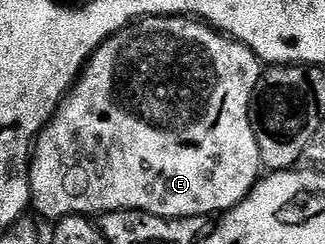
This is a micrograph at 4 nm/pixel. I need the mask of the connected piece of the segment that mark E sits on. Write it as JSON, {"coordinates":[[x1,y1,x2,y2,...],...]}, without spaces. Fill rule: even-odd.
{"coordinates":[[151,17,151,18,149,18,149,19,140,19,140,20,137,20,137,21,135,21,135,22,133,22,133,23,131,23,131,24,130,24,130,26,128,26,128,27,126,27,126,28,125,28,125,29,124,29,124,30,122,30,122,31,118,31,118,32,117,32,117,33,115,33,115,34,114,34,114,35,113,35,113,37,111,37,111,39,109,39,109,40,108,40,108,41,106,41,106,42,104,42,104,43,102,43,102,44,101,44,101,46,99,46,99,47,98,47,98,48,97,48,97,50,95,50,95,51,94,51,94,53,93,53,93,55,92,55,92,57,91,57,91,58,90,58,90,60,88,60,88,61,87,61,87,63,86,63,86,67,85,67,85,68,84,68,84,70,82,70,82,74,81,74,81,75,79,75,79,76,78,76,78,79,77,79,77,81,76,81,76,82,75,82,75,83,74,83,74,87,73,87,73,89,72,89,72,90,70,90,70,93,69,93,69,95,67,95,67,96,66,96,66,98,65,98,65,99,63,99,63,100,62,100,62,104,61,104,61,105,59,105,59,107,58,107,58,112,56,112,56,114,54,114,54,115,53,115,53,117,51,117,51,119,50,119,50,123,49,123,49,125,47,125,47,126,46,126,46,127,45,127,45,128,44,128,44,130,43,130,43,131,41,131,41,132,40,132,40,134,39,134,39,135,38,135,38,137,37,137,37,139,35,139,35,140,34,140,34,145,33,145,33,148,32,148,32,158,31,158,31,161,30,161,30,183,31,183,31,194,32,194,32,207,33,207,33,210,34,210,34,211,35,211,35,212,36,212,36,211,37,211,37,210,38,210,38,211,39,211,39,213,40,213,40,214,42,214,42,215,47,215,47,217,48,217,48,218,50,218,50,221,57,221,57,220,59,220,59,219,62,219,62,218,63,218,63,217,64,217,64,216,66,216,66,215,88,215,88,216,91,216,91,217,100,217,100,216,101,216,101,215,102,215,102,214,103,214,103,212,105,212,105,211,119,211,119,210,120,210,120,209,140,209,140,210,141,210,141,211,147,211,147,212,148,212,148,213,156,213,156,214,157,214,157,215,160,215,160,216,162,216,162,217,200,217,200,216,201,216,201,215,204,215,204,216,207,216,207,217,218,217,218,216,221,216,221,215,222,215,222,214,223,214,223,213,225,213,225,212,228,212,228,211,230,211,230,210,231,210,231,209,233,209,233,207,235,207,235,206,236,206,236,205,240,205,240,201,244,201,244,200,245,200,245,199,246,199,246,198,247,198,247,197,248,197,248,195,249,195,249,194,250,194,250,193,252,193,252,189,253,189,253,188,254,188,254,186,255,186,255,185,256,185,256,184,257,184,257,183,258,183,258,181,259,181,259,179,261,179,261,178,263,178,263,175,264,175,264,164,263,164,263,161,262,161,262,144,261,144,261,142,260,142,260,135,259,135,259,132,258,132,258,131,257,131,257,130,256,130,256,127,255,127,255,131,256,131,256,132,254,132,254,127,253,127,253,125,252,125,252,124,250,124,250,106,252,106,252,105,253,105,253,103,254,103,254,106,255,106,255,103,256,103,256,92,257,92,257,91,258,91,258,90,259,90,259,87,260,87,260,84,261,84,261,81,262,81,262,72,263,72,263,70,264,70,264,67,263,67,263,64,262,64,262,63,261,63,261,62,260,62,260,60,259,60,259,58,258,58,258,56,257,56,257,55,255,55,255,53,254,53,254,50,252,50,252,49,251,49,251,47,248,47,248,46,246,46,246,44,244,44,244,43,241,43,241,42,239,42,239,41,238,41,238,40,237,40,237,39,234,39,234,38,231,38,231,37,230,37,230,35,228,35,228,34,226,34,226,33,223,33,223,32,222,32,222,31,221,31,221,30,219,30,219,28,216,28,216,27,214,27,214,26,211,26,211,25,198,25,198,26,202,26,202,27,178,27,178,23,179,23,179,20,178,20,178,19,177,19,177,18,174,18,174,17]]}

